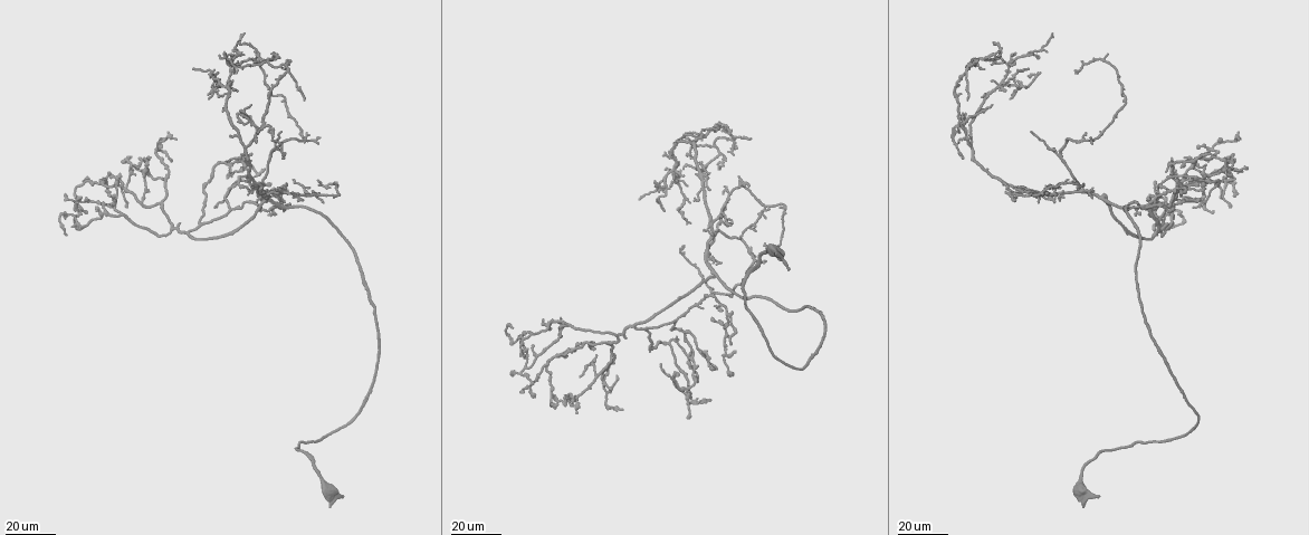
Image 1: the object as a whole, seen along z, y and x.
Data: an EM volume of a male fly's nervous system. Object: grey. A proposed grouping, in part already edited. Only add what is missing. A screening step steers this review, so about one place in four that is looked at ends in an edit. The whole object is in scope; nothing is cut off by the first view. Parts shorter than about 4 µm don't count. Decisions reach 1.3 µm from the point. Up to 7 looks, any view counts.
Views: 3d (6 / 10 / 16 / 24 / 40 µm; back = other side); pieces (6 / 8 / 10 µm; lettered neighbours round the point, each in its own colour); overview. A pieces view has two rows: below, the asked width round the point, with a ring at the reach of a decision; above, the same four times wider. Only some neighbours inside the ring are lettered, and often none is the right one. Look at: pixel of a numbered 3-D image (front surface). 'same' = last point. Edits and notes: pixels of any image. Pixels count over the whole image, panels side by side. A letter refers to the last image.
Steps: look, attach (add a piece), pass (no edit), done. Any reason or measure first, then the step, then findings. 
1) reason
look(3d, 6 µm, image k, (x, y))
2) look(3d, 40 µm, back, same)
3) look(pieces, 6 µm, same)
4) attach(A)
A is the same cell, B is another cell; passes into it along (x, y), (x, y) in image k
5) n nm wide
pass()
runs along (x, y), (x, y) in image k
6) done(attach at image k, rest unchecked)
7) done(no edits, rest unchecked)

an open end
look(3d, 24 µm, image 1, (303, 99))

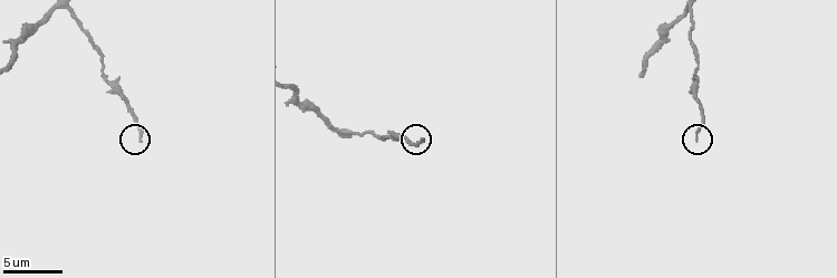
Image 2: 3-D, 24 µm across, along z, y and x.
look(3d, 10 µm, image 2, (139, 138))

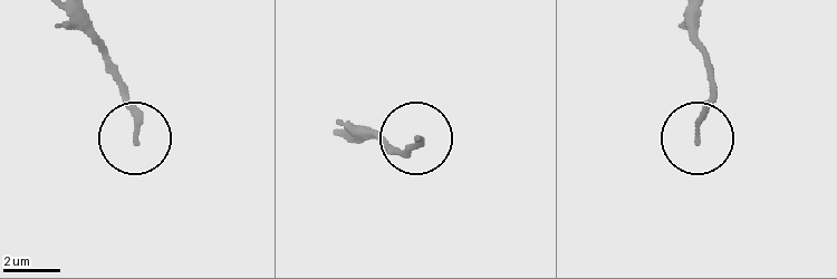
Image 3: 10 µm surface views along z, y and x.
look(pieces, 10 µm, image 3, (416, 138))

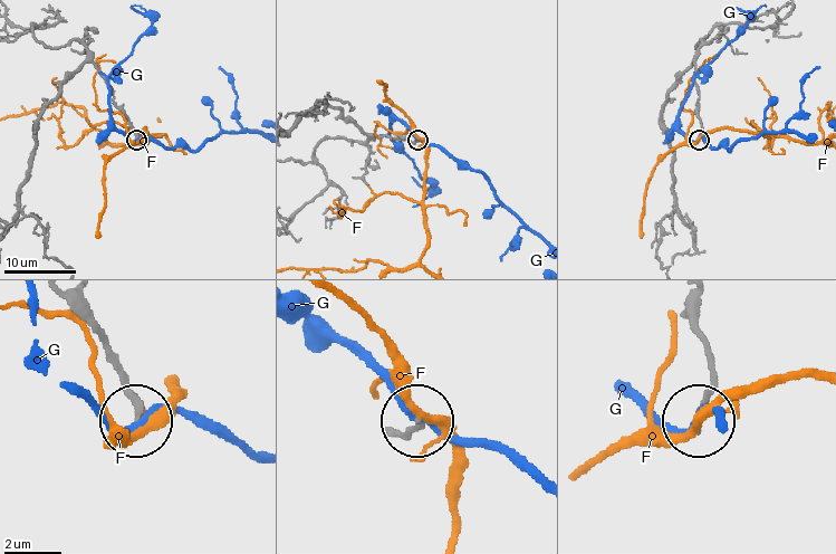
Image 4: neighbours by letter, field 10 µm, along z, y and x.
170 nm wide
pass()
F and G are other cells; runs along (63, 84), (86, 63), (93, 65), (136, 140) in image 4; none of them fits

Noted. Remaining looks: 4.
tapers out
look(3d, 40 µm, image 1, (959, 95))

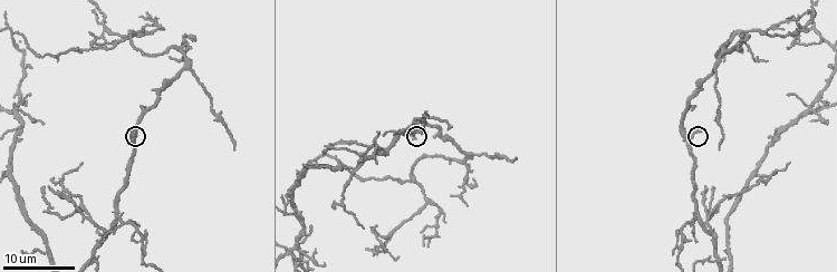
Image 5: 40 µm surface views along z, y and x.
see the neighbours
look(pieces, 10 µm, image 5, (698, 132))

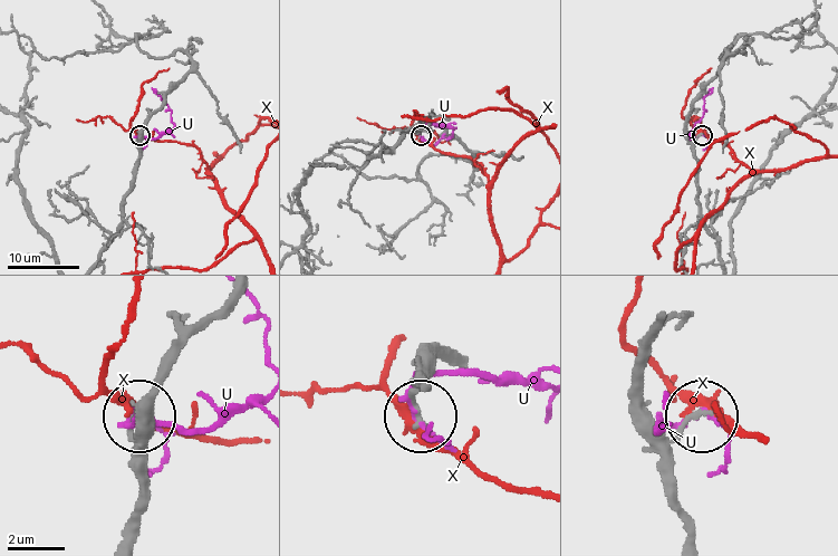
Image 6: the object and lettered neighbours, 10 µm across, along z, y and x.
pass()
U and X are other cells; runs along (687, 536), (673, 492), (673, 450), (683, 428), (700, 416) in image 6; none of them fits

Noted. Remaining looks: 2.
an open end
look(3d, 24 µm, image 1, (1167, 224))

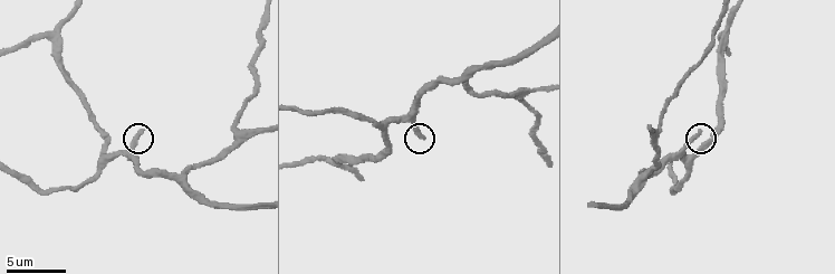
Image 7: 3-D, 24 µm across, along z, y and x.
look(pieces, 8 µm, image 7, (701, 130))

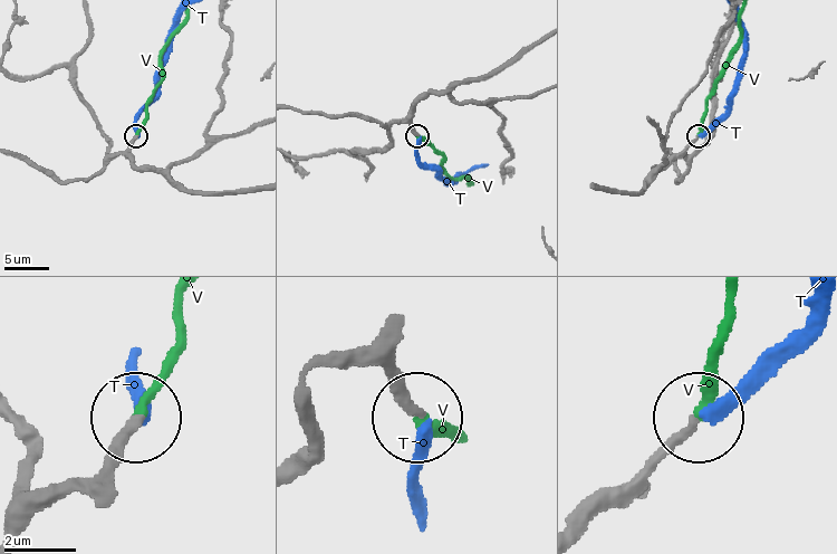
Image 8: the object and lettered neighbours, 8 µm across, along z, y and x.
attach(V)
V is the same cell, T is another cell; passes into it along (111, 477), (114, 450), (162, 369), (174, 296) in image 8; it goes on there

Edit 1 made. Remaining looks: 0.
done(attach at image 8, rest unchecked)

